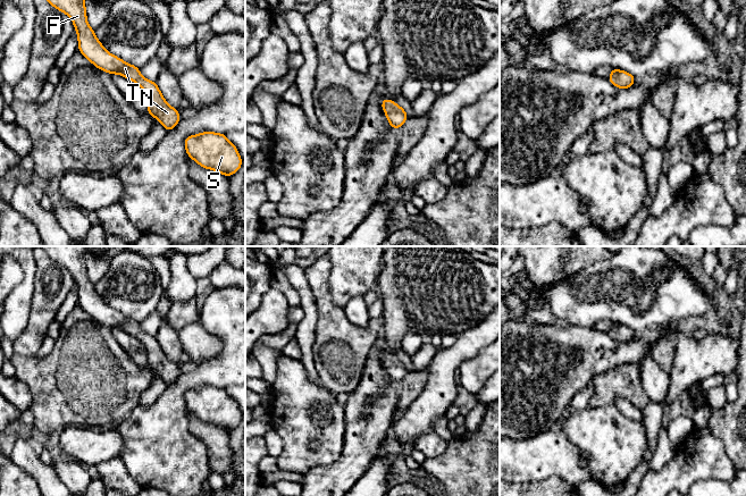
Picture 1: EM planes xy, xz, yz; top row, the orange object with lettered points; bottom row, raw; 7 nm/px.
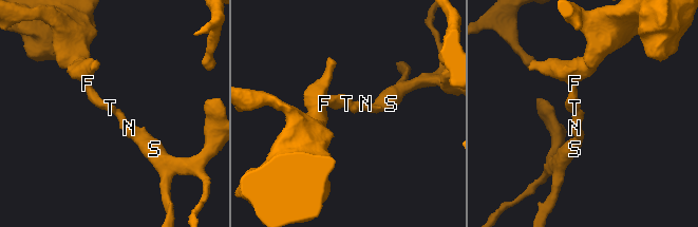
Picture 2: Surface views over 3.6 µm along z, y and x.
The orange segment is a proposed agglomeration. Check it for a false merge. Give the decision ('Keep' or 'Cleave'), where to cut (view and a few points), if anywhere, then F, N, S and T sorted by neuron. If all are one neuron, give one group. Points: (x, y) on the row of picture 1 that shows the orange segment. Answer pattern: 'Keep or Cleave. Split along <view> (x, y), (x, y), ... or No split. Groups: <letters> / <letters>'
Keep. No split. Groups: F N S T

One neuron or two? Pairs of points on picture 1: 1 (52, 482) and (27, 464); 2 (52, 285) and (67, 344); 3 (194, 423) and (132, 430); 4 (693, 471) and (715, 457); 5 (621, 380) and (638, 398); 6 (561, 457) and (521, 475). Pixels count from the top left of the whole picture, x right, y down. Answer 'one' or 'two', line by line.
1: one
2: two
3: two
4: one
5: one
6: one

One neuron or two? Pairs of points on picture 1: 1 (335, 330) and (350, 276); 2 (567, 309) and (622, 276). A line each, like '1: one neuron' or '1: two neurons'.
1: two neurons
2: one neuron

